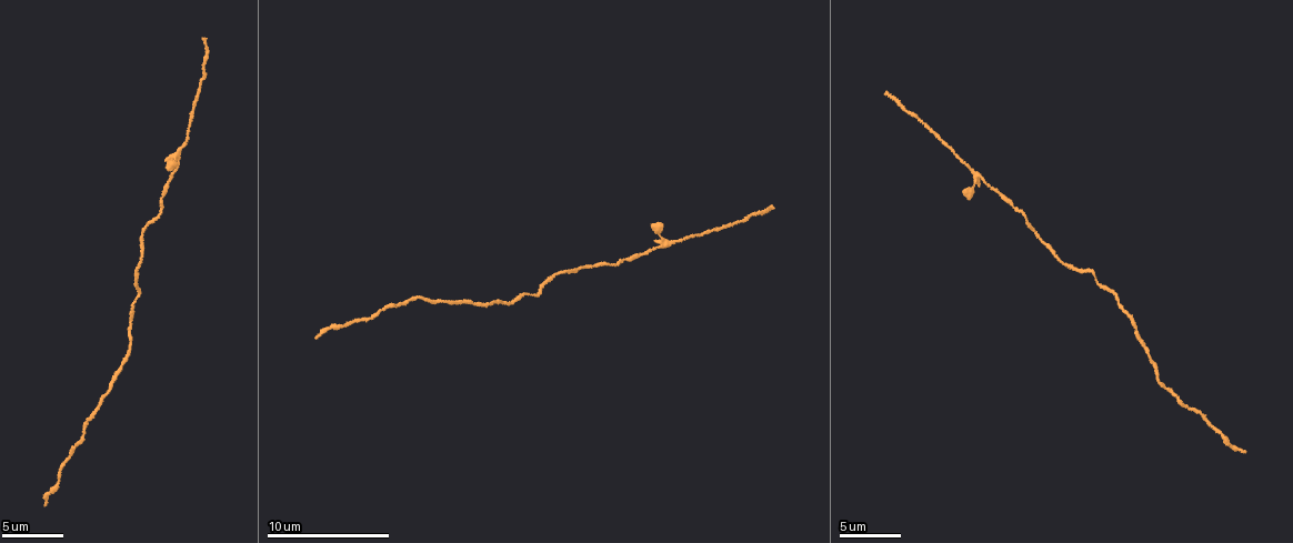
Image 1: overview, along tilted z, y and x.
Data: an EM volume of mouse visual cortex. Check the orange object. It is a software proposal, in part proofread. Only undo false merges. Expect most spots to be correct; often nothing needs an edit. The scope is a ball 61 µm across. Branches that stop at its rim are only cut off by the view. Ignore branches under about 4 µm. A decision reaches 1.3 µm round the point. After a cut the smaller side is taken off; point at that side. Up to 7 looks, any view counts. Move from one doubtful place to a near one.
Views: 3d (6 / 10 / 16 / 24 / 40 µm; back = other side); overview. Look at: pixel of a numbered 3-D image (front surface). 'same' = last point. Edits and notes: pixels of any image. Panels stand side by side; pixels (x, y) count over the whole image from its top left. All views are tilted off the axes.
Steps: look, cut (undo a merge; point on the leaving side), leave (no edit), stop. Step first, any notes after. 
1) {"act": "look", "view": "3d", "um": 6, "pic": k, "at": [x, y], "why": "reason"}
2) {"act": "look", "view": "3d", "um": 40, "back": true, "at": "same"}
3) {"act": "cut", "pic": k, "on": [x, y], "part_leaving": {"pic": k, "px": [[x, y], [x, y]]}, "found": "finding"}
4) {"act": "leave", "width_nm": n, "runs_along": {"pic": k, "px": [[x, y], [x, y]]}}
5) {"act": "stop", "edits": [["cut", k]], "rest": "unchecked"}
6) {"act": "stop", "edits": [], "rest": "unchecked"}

{"act": "look", "view": "3d", "um": 10, "pic": 1, "at": [1074, 270]}

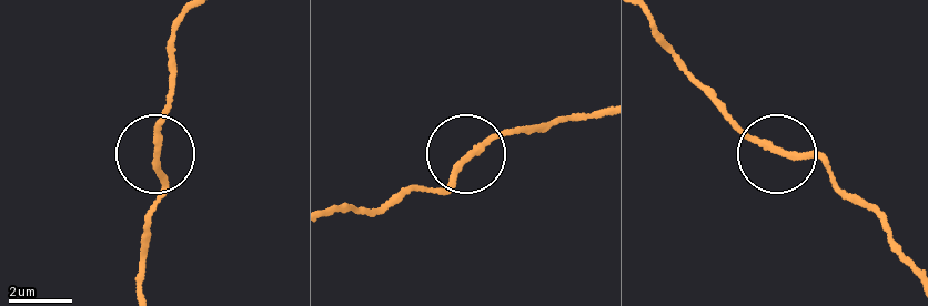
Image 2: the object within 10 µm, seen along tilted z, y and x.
{"act": "look", "view": "3d", "um": 6, "pic": 2, "at": [158, 153]}

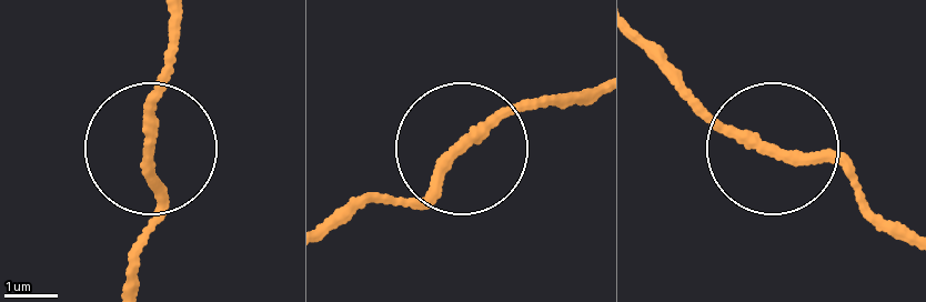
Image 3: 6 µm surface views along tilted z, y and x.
{"act": "leave", "runs_along": {"pic": 3, "px": [[467, 140], [566, 91]]}, "found": "all the same neuron"}

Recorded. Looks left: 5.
{"act": "look", "view": "3d", "um": 10, "pic": 1, "at": [1119, 302], "why": "thin neck"}

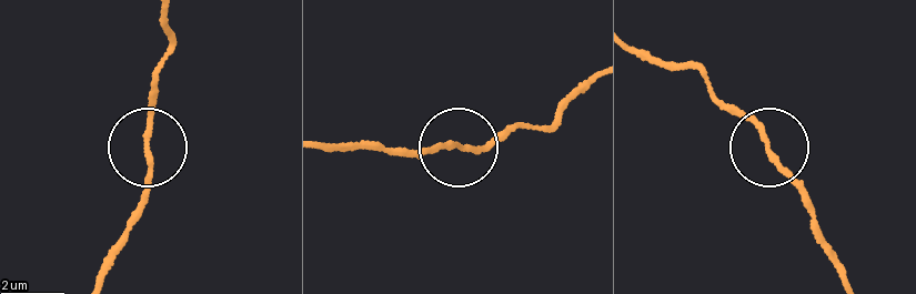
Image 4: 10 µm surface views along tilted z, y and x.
{"act": "leave", "runs_along": {"pic": 4, "px": [[658, 63], [700, 75], [762, 134], [769, 160], [806, 196]]}, "found": "all the same neuron"}

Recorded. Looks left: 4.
{"act": "look", "view": "3d", "um": 10, "pic": 1, "at": [995, 188], "why": "a narrow waist"}

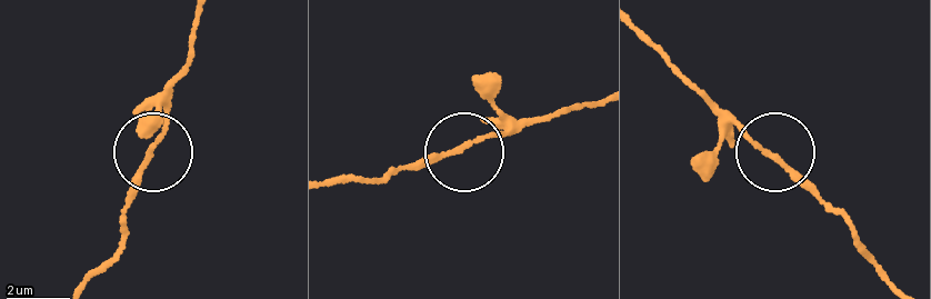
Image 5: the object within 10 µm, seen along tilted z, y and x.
{"act": "leave", "found": "all the same neuron"}

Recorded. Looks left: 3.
{"act": "stop", "edits": [], "rest": "unchecked"}

